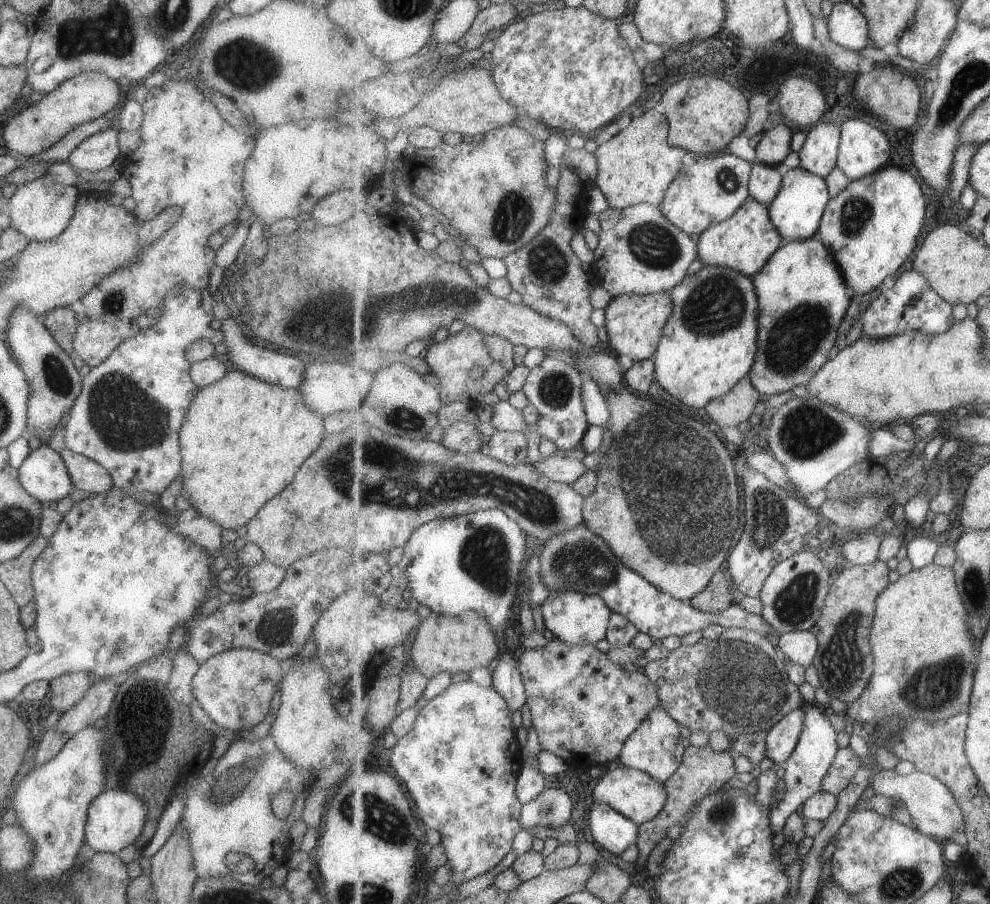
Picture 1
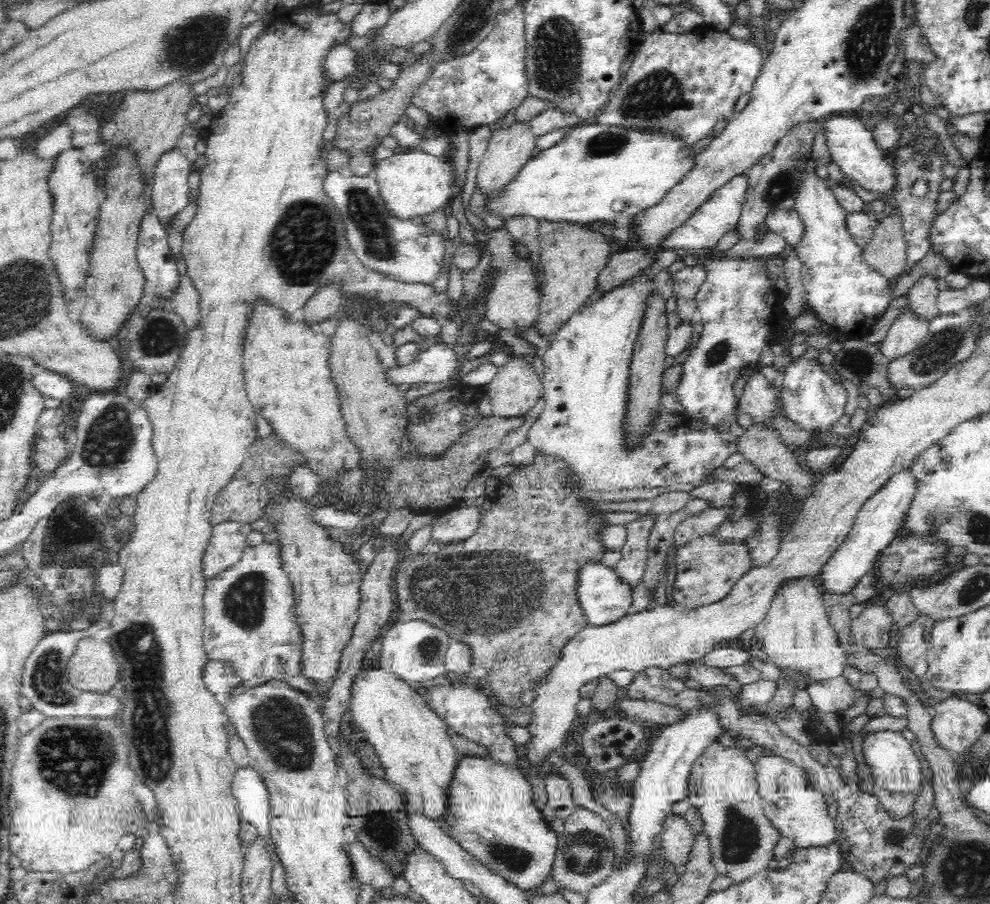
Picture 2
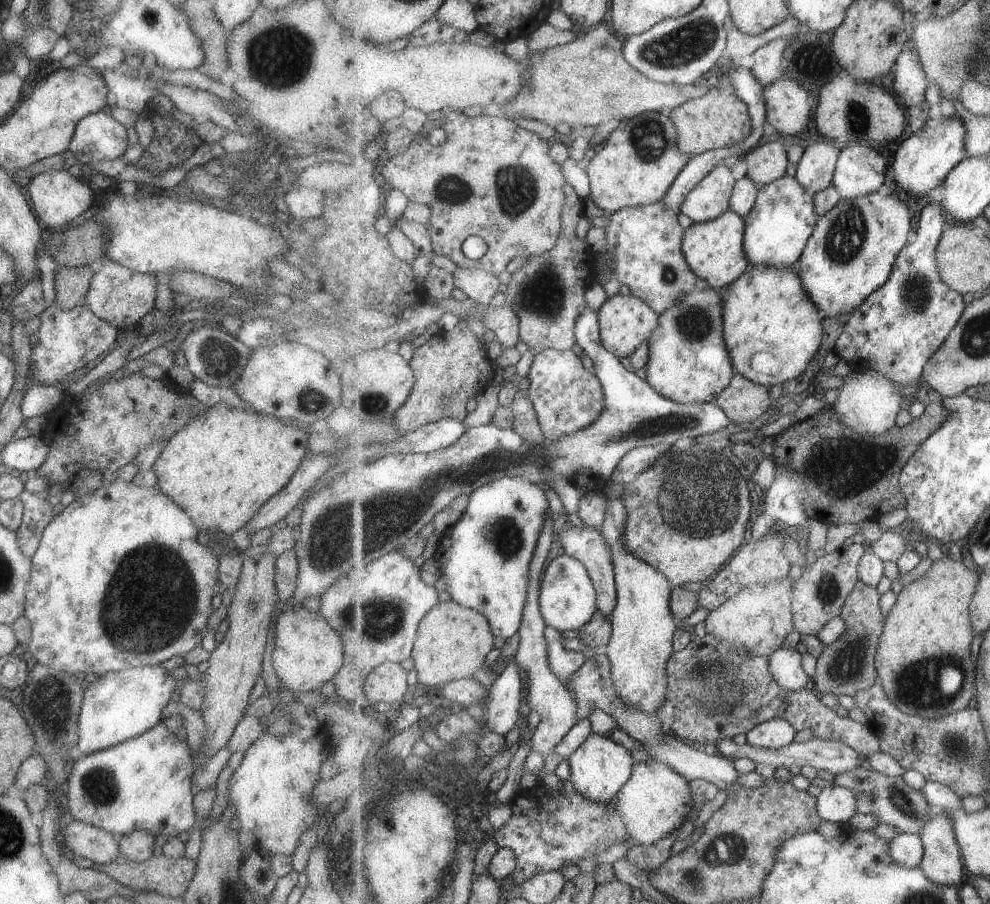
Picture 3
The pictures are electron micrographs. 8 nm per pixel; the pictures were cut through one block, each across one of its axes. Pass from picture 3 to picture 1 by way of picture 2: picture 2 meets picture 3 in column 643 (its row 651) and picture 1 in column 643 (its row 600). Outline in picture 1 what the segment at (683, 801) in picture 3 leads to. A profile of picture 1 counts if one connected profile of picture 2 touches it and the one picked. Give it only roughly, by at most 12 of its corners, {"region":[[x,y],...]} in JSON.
{"region":[[615,765],[595,801],[639,826],[665,808],[666,786],[641,769]]}

